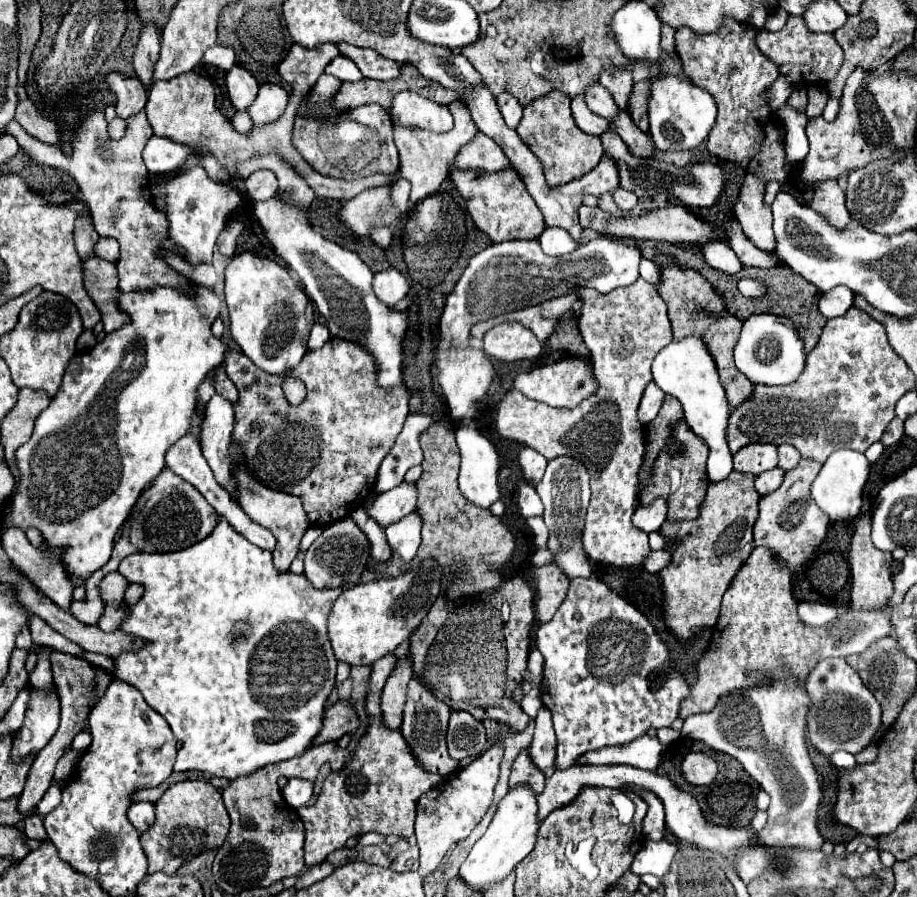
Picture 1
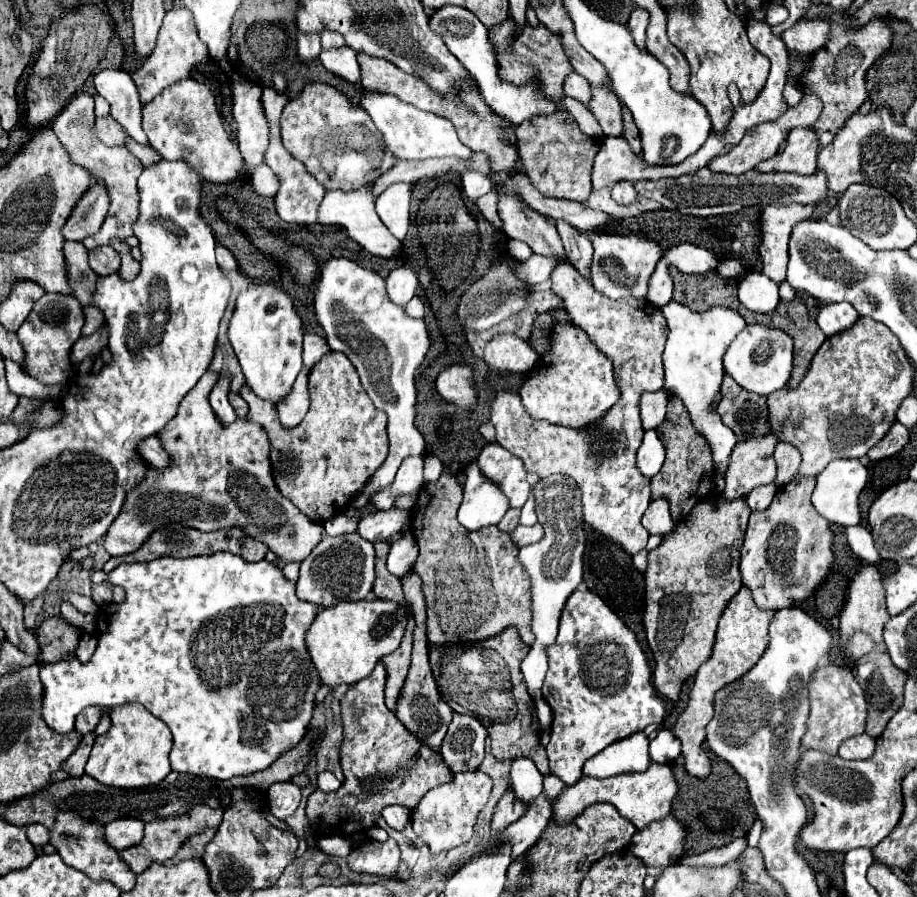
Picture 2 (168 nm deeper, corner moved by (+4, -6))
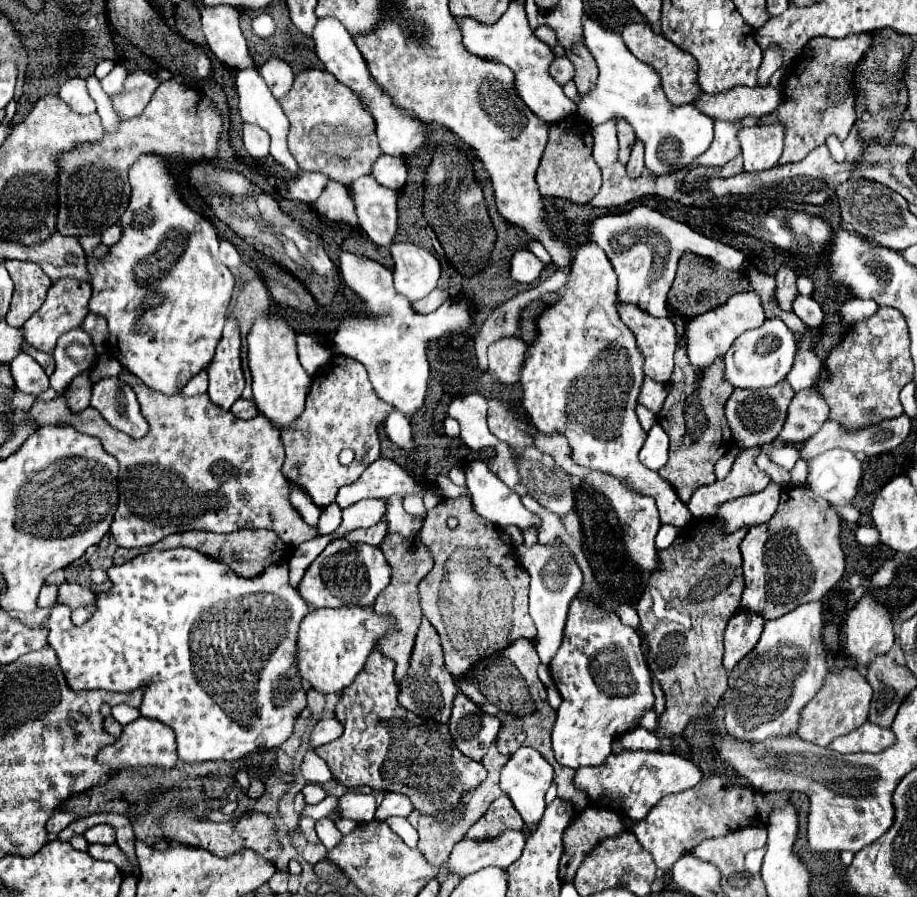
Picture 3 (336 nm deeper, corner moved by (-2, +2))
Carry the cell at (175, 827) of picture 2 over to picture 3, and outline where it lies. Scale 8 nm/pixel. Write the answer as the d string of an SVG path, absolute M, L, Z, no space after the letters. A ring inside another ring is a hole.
M89 844L87 854L95 860L105 860L105 862L113 862L123 874L131 872L131 864L127 862L127 856L119 850L117 844L109 844L109 846L101 846L101 844Z

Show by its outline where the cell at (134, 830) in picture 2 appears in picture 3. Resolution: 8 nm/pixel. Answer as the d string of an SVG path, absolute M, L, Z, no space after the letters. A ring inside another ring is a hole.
M97 824L89 828L83 836L89 844L115 844L115 830L109 824Z

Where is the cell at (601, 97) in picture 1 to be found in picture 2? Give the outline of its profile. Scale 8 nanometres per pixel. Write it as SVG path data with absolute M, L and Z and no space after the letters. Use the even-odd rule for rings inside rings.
M575 72L567 76L567 80L563 84L563 90L565 90L567 96L579 100L585 106L591 102L591 86L589 86L589 82L583 76L575 74Z

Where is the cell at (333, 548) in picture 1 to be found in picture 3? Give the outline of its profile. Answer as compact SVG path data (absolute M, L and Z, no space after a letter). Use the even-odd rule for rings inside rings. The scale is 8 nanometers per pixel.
M333 540L305 570L299 582L299 594L311 610L343 608L343 606L371 606L381 590L391 580L391 568L377 546L349 544L347 540Z

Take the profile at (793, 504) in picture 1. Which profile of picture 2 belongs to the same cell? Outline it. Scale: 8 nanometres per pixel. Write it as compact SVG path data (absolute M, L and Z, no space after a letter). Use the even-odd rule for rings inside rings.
M795 476L773 498L767 510L753 512L741 548L743 586L751 588L759 608L781 610L803 602L825 580L833 564L833 532L811 504L815 476Z

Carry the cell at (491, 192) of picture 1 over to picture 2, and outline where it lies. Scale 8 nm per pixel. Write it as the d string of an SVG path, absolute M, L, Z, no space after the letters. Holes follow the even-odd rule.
M491 190L489 194L485 194L485 196L481 196L479 200L475 200L475 206L477 206L477 210L481 212L481 216L483 216L495 230L501 230L501 228L503 228L503 220L499 218L497 202L499 202L499 194L497 194L495 190Z

